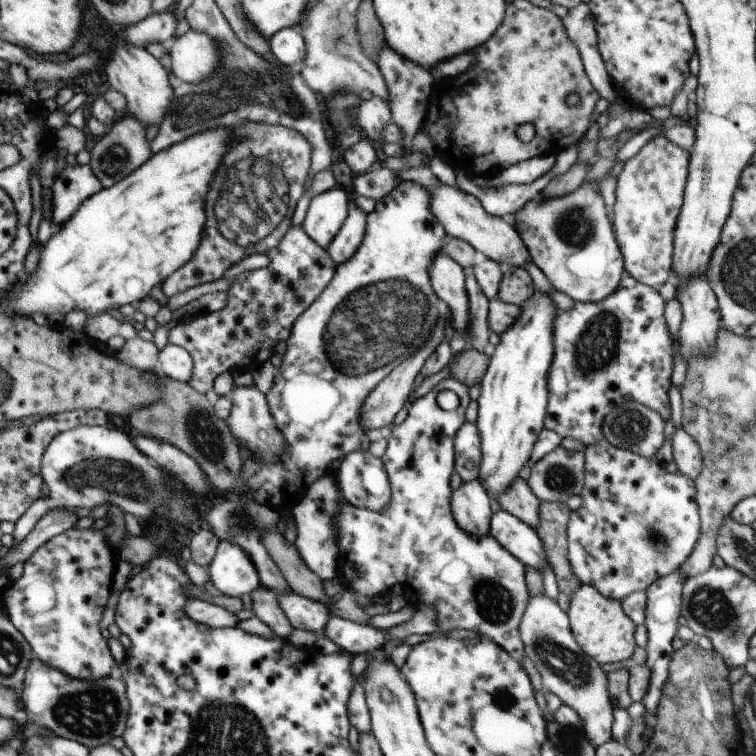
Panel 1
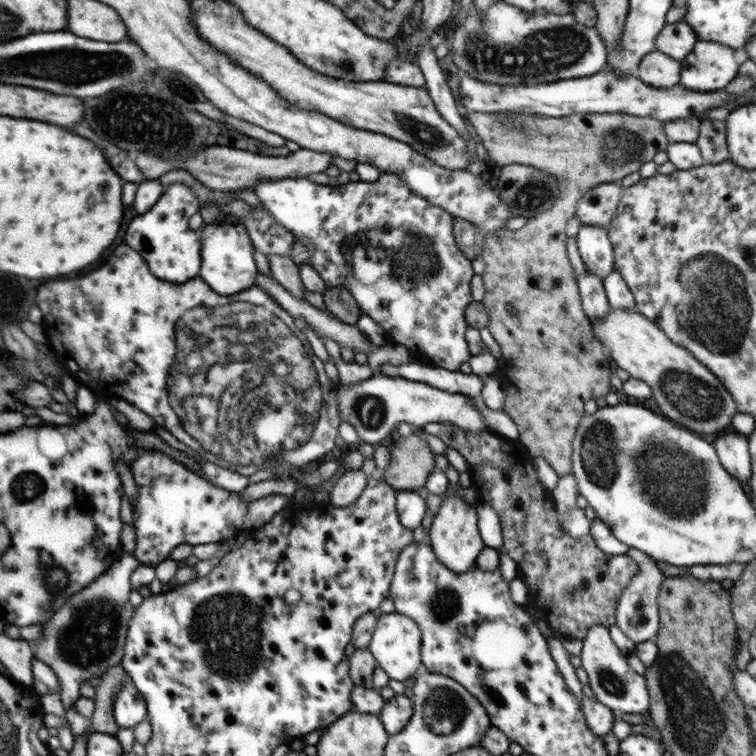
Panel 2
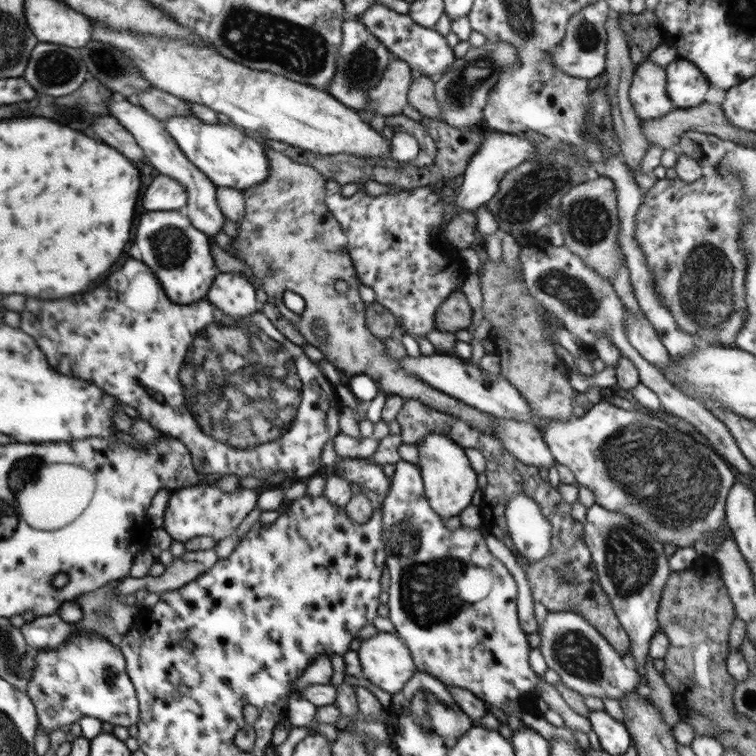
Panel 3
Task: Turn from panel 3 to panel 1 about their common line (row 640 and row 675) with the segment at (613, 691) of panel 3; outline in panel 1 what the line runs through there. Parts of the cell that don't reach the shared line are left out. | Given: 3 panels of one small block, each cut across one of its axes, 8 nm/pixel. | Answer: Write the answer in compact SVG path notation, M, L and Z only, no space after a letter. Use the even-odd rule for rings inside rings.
M544 594L530 597L519 631L525 654L540 673L541 690L553 692L563 704L578 713L582 723L580 735L595 747L612 740L612 712L615 708L609 695L608 673L581 649L572 634L569 616L558 603Z

